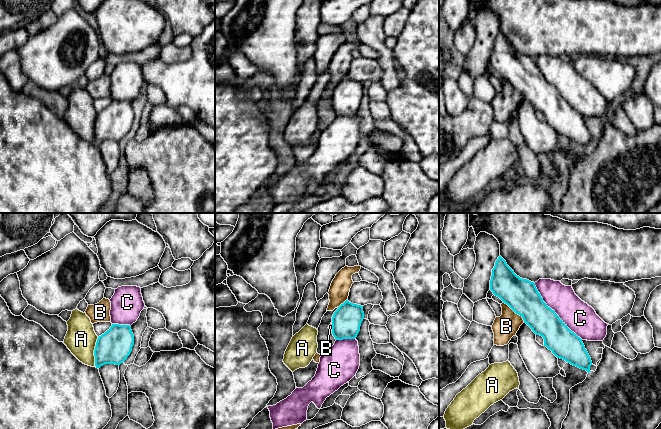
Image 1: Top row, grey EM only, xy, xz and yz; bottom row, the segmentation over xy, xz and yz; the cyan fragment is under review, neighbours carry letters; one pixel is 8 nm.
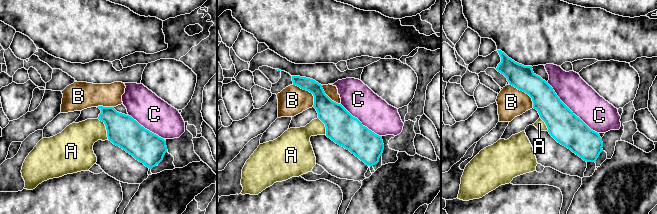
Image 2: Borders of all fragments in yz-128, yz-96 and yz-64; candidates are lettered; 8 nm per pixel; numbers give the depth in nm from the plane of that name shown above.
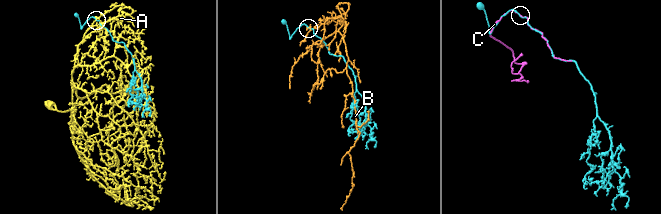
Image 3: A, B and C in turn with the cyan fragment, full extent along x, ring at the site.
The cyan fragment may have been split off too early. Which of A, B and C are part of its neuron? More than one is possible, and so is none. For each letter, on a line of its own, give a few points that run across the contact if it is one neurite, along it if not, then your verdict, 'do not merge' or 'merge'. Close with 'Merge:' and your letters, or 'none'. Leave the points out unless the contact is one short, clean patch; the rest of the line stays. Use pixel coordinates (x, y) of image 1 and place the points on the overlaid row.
A: do not merge
B: do not merge
C: merge
Merge: C

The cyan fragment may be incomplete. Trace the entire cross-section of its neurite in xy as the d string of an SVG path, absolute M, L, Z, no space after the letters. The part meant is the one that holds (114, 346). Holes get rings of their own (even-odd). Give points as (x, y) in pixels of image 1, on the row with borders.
M137 286L118 287L110 302L112 326L97 339L94 350L96 368L105 364L120 365L127 359L134 345L131 325L145 307L141 288Z

